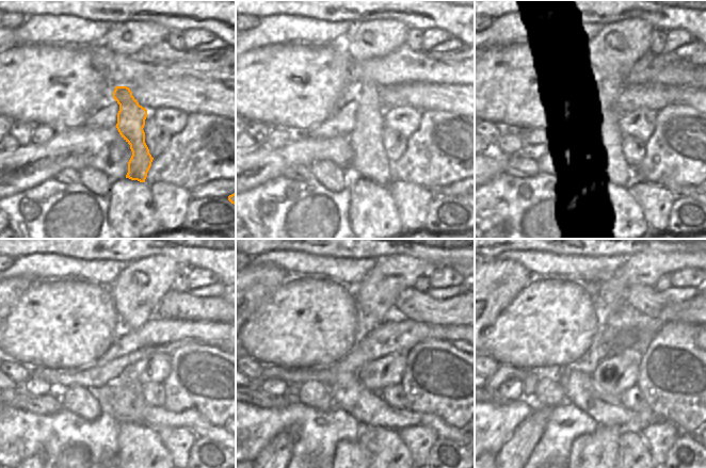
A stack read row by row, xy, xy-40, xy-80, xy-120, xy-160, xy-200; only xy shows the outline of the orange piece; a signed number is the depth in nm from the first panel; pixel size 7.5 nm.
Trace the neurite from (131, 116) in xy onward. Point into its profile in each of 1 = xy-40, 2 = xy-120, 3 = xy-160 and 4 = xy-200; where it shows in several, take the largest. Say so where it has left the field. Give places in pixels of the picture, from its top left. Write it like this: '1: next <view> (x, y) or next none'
1: next xy-40 (370, 161)
2: next xy-120 (125, 405)
3: next xy-160 (368, 407)
4: next xy-200 (580, 389)

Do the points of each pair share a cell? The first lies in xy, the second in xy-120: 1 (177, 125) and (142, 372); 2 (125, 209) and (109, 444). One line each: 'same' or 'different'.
1: same
2: different

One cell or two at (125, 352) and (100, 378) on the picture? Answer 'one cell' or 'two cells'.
one cell

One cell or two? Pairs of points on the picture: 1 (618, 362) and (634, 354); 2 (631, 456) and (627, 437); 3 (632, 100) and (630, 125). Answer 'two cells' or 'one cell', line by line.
1: two cells
2: one cell
3: two cells

